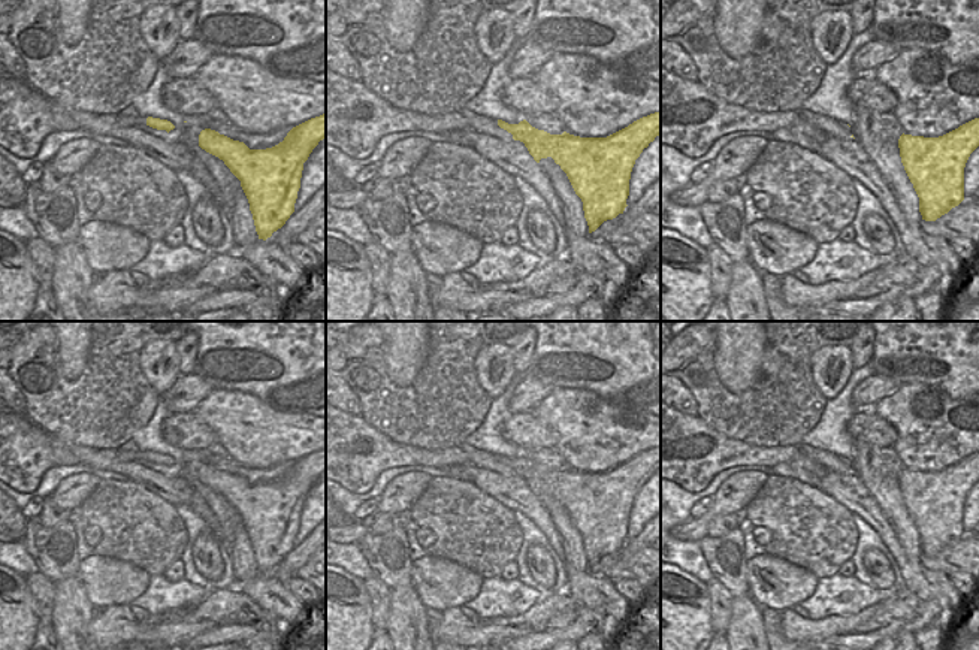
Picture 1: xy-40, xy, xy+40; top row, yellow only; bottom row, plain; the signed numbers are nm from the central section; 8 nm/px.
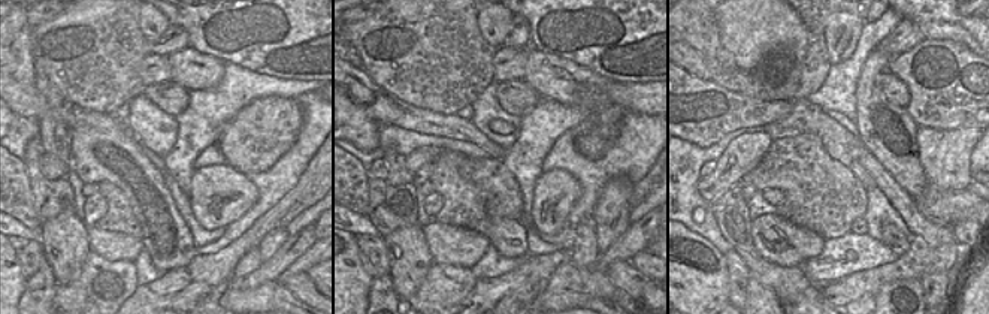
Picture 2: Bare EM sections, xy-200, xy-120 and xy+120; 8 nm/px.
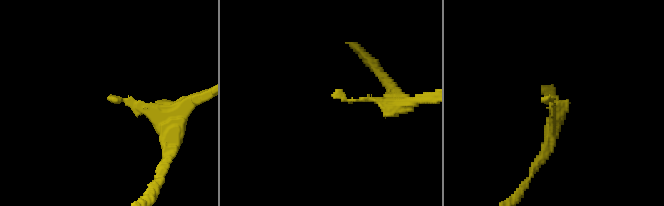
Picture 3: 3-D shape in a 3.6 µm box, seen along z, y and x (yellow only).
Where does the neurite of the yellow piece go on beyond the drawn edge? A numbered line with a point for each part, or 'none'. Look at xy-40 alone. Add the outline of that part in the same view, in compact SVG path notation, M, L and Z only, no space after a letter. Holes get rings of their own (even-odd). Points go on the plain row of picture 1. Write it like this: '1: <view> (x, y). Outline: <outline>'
1: xy-40 (135, 454). Outline: M133 447L129 451L123 451L120 448L117 448L117 456L123 460L123 462L132 462L132 463L139 463L151 471L164 471L167 469L166 465L157 465L152 463L146 459L146 453L140 451L138 447Z

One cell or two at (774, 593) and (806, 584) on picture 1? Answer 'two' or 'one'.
one

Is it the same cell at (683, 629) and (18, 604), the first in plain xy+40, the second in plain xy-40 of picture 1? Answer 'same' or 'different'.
same

